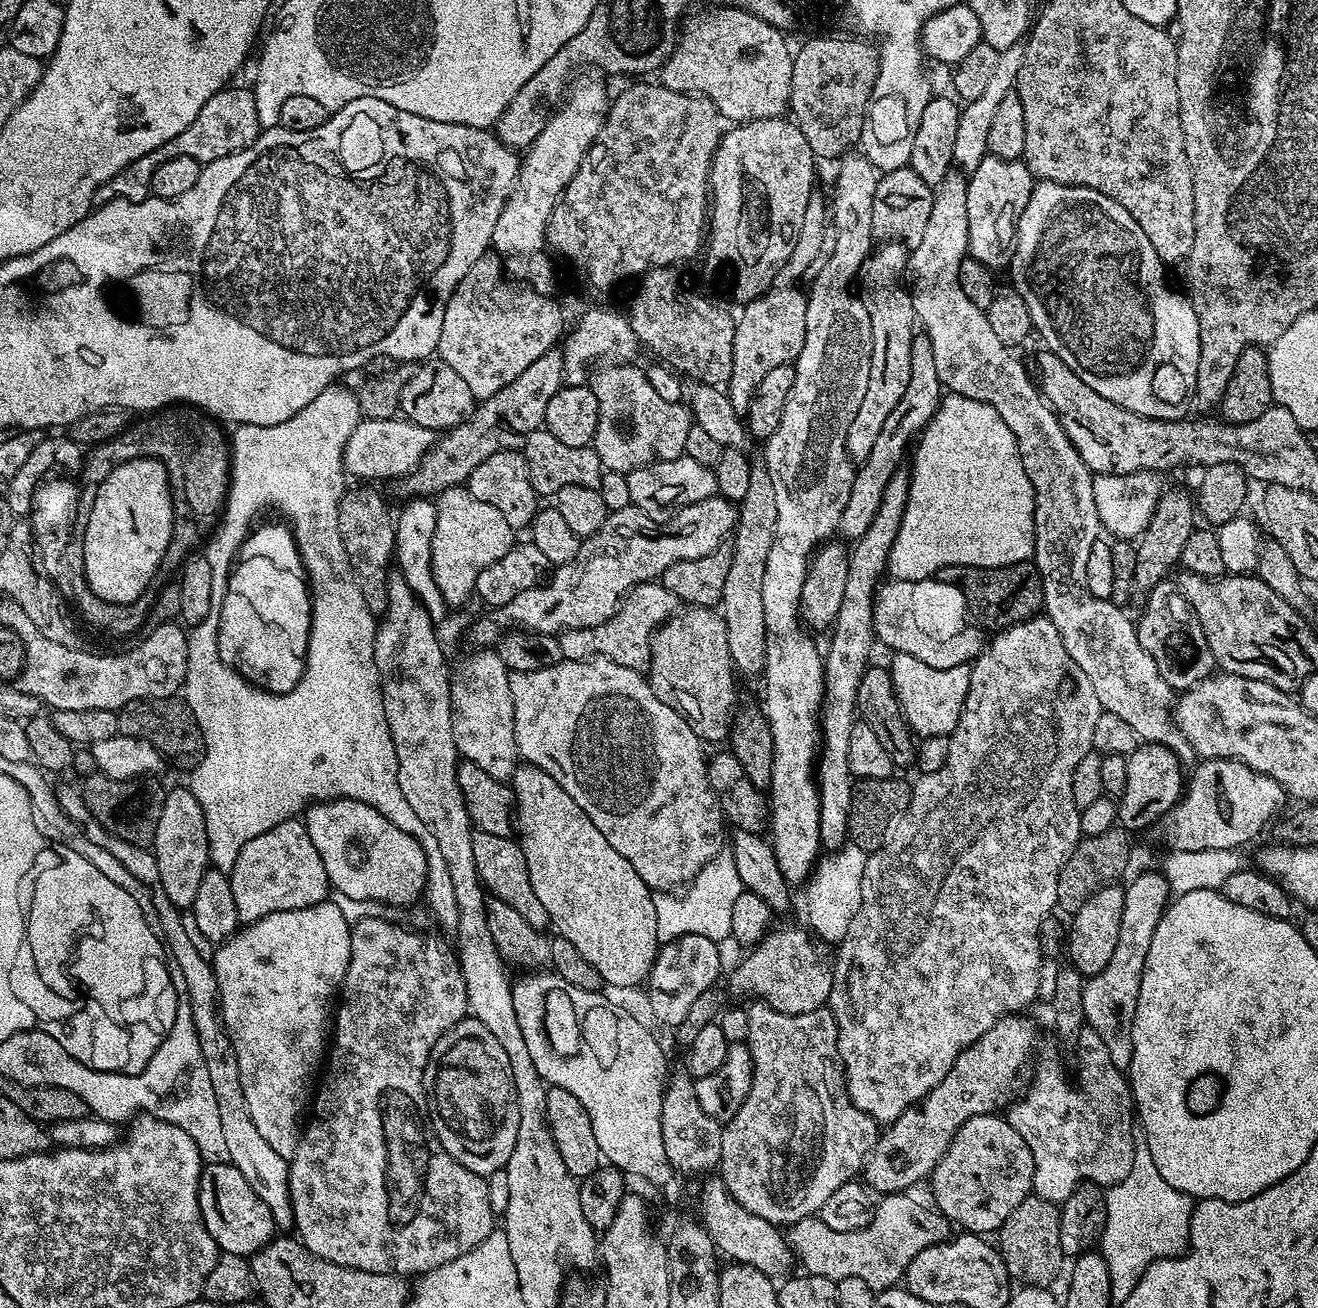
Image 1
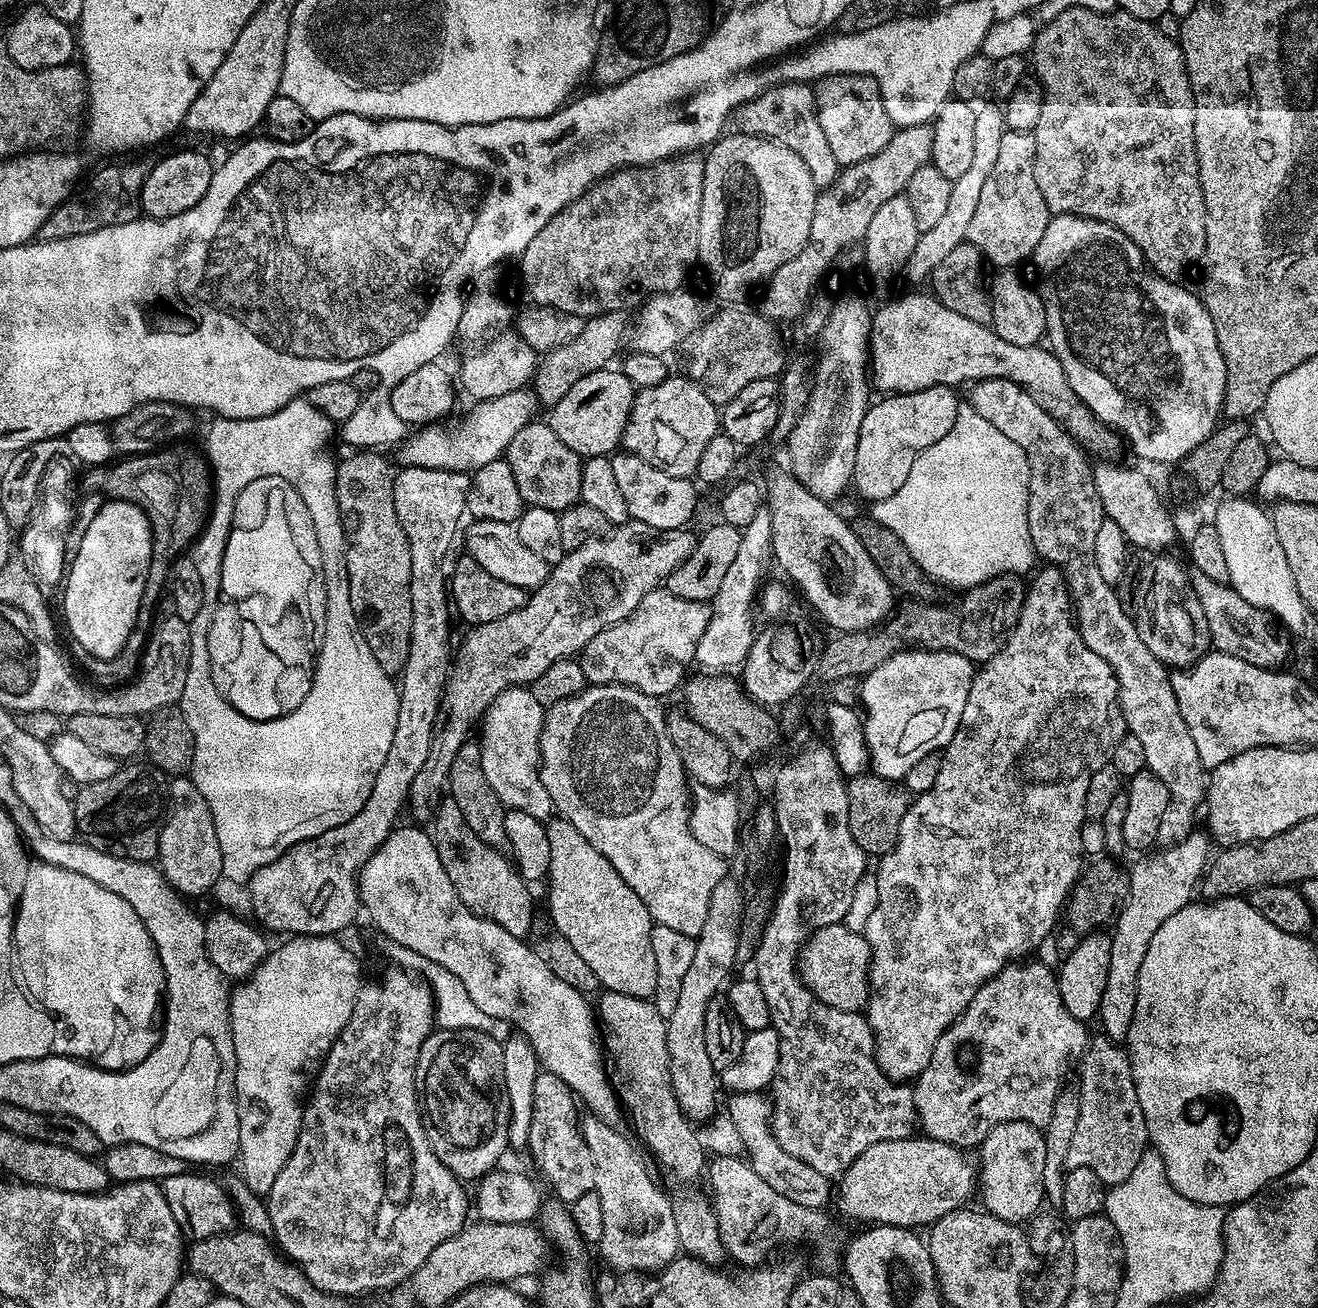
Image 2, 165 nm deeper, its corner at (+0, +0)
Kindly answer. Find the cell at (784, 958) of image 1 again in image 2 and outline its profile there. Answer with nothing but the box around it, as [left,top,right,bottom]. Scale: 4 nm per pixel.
[798,922,871,1013]

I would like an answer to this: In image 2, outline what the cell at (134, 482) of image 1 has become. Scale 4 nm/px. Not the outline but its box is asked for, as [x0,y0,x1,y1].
[62,499,151,662]

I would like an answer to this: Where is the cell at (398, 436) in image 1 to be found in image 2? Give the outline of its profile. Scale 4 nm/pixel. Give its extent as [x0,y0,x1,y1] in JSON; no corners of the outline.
[399,387,538,472]

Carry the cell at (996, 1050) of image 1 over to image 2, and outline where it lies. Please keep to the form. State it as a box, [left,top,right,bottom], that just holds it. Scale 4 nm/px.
[912,962,1090,1150]

